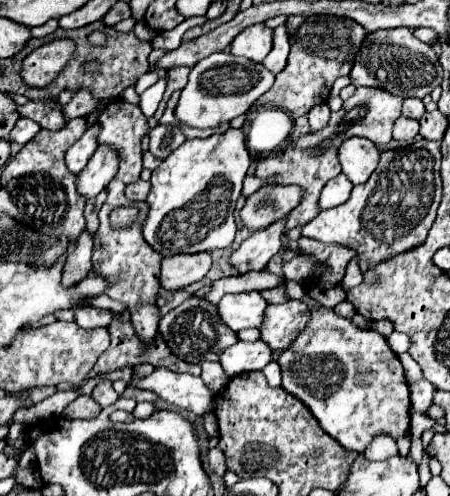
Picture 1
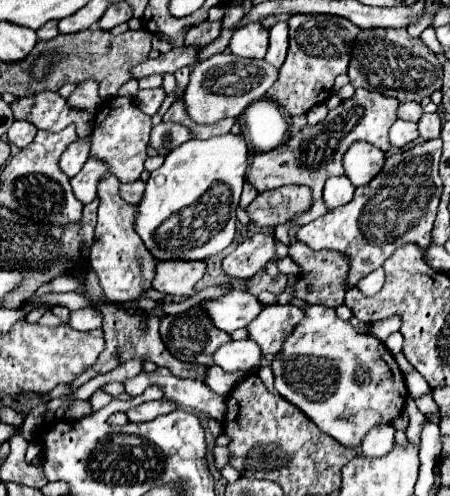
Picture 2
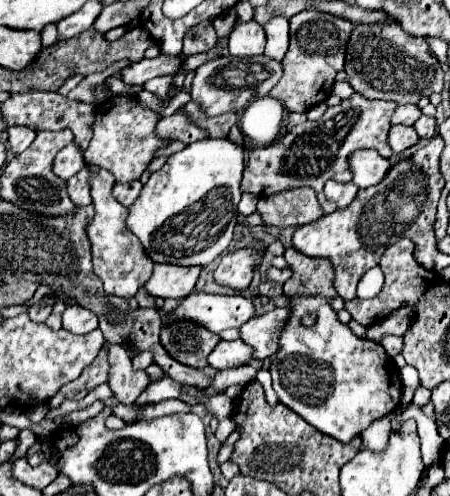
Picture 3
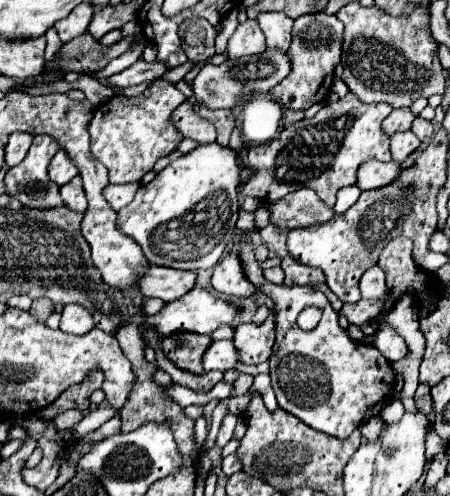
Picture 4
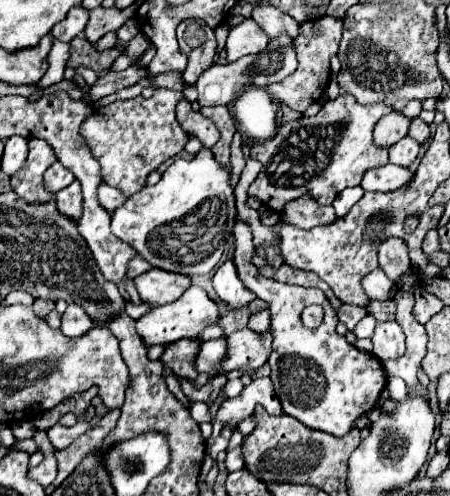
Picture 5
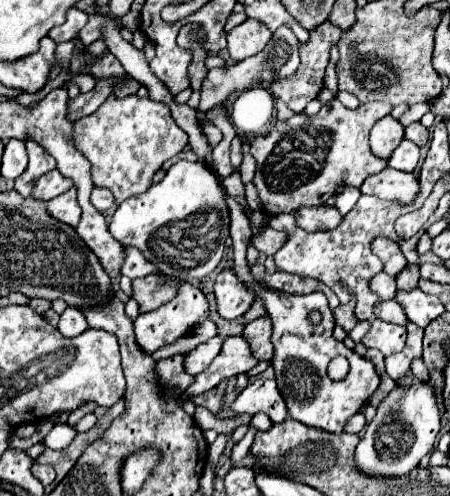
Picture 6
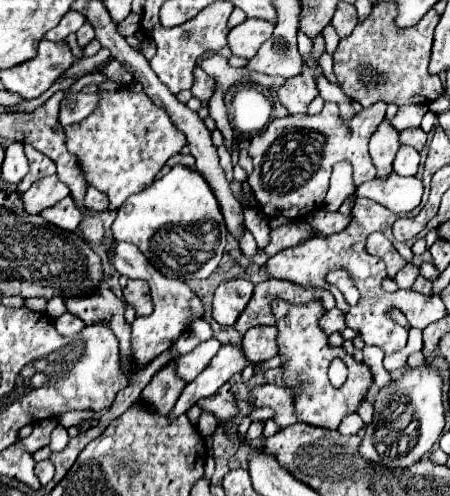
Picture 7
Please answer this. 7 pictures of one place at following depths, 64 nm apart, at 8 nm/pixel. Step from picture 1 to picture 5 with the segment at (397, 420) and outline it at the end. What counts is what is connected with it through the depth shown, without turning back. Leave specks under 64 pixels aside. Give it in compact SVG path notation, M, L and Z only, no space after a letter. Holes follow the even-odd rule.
M236 222L234 238L234 264L238 268L240 280L248 290L270 304L270 328L274 342L268 364L272 368L270 378L274 382L276 396L280 398L284 414L294 416L312 430L322 430L332 436L348 434L352 430L352 424L360 416L366 416L370 410L374 410L378 404L378 398L388 380L382 362L374 354L362 352L356 346L348 344L346 338L336 332L336 312L322 290L280 284L276 280L264 278L258 272L258 268L252 264L254 244L252 232L246 224ZM310 304L320 304L324 308L324 320L314 330L304 328L300 322L302 310Z

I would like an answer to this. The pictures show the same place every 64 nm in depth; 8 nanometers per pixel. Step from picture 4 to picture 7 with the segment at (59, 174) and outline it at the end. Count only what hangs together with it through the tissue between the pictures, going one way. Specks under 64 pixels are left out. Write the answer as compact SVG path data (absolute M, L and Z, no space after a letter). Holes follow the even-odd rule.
M52 174L52 176L44 176L36 184L32 184L30 190L22 194L22 200L24 200L24 208L28 212L38 214L44 208L66 198L68 194L70 194L70 188L66 184L62 184L56 174Z

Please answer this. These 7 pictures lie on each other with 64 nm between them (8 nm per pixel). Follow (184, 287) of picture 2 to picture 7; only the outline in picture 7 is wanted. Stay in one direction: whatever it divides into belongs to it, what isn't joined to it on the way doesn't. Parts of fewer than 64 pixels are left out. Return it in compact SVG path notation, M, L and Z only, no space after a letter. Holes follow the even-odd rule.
M128 280L126 288L124 288L124 298L128 304L132 304L136 308L138 316L148 316L154 308L154 304L150 300L150 292L148 292L148 282L144 282L144 280Z

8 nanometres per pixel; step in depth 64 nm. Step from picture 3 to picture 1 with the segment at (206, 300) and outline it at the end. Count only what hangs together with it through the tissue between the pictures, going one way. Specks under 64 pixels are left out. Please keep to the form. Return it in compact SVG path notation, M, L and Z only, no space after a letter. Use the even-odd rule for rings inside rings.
M244 292L244 294L226 294L218 302L218 312L222 322L234 332L242 328L260 328L264 324L264 312L268 302L260 296L260 292Z

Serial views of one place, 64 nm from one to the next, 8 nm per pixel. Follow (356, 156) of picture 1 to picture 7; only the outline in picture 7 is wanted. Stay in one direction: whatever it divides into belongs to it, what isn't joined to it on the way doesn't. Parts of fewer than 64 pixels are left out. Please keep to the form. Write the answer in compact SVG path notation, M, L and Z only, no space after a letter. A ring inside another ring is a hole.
M388 176L388 180L368 180L356 188L356 196L384 204L392 212L410 212L420 204L422 180L416 176Z

